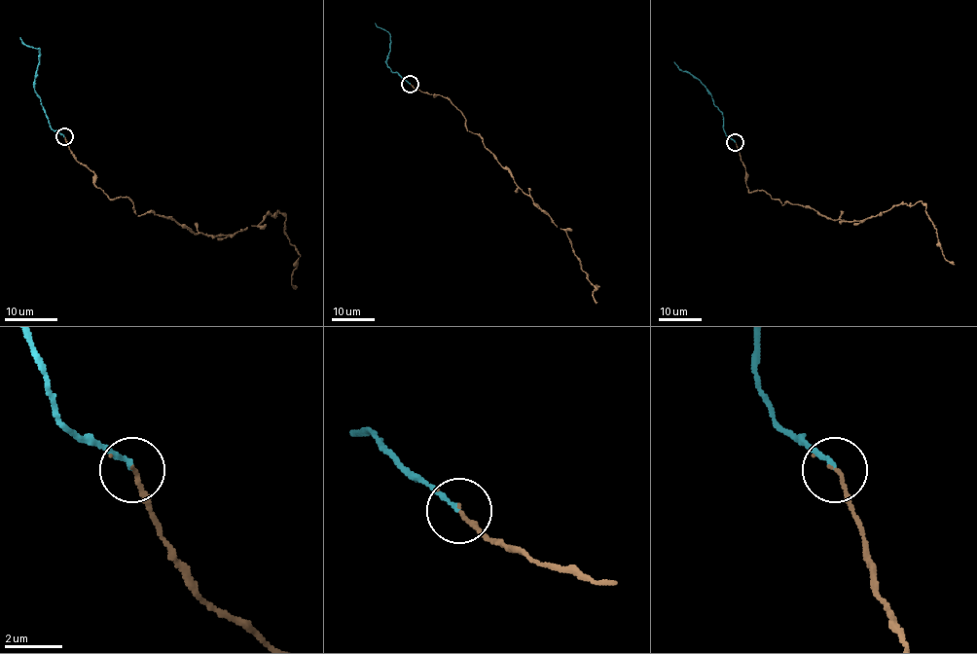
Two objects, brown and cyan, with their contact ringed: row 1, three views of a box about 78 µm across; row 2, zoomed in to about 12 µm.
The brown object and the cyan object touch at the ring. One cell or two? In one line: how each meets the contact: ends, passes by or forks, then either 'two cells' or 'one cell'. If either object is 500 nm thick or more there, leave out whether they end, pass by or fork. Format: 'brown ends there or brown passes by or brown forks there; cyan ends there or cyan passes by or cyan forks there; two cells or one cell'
brown ends there; cyan ends there; one cell

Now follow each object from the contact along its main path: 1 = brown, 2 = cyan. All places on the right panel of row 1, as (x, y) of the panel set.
1: (735, 142), (748, 191), (762, 190), (781, 204), (864, 221), (922, 202), (943, 256), (955, 265)
2: (735, 142), (724, 129), (723, 113), (714, 104), (711, 93), (673, 61)

